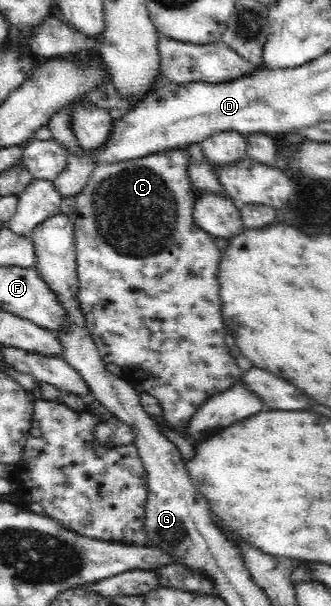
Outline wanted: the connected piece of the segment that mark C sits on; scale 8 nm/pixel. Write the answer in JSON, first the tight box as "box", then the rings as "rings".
{"box":[70,149,244,431],"rings":[[[174,149],[126,162],[95,166],[87,185],[75,199],[75,207],[70,217],[79,282],[78,300],[86,319],[86,326],[100,351],[102,360],[106,364],[114,363],[120,366],[125,379],[143,387],[149,395],[152,395],[162,407],[163,414],[158,418],[159,421],[171,430],[179,431],[185,430],[195,412],[210,397],[237,383],[244,374],[237,366],[236,358],[229,354],[229,347],[224,342],[225,336],[231,331],[227,329],[225,319],[221,317],[221,296],[219,296],[219,281],[217,281],[217,265],[221,259],[221,250],[213,242],[214,238],[193,220],[196,191],[187,177],[187,163],[187,152]]]}

